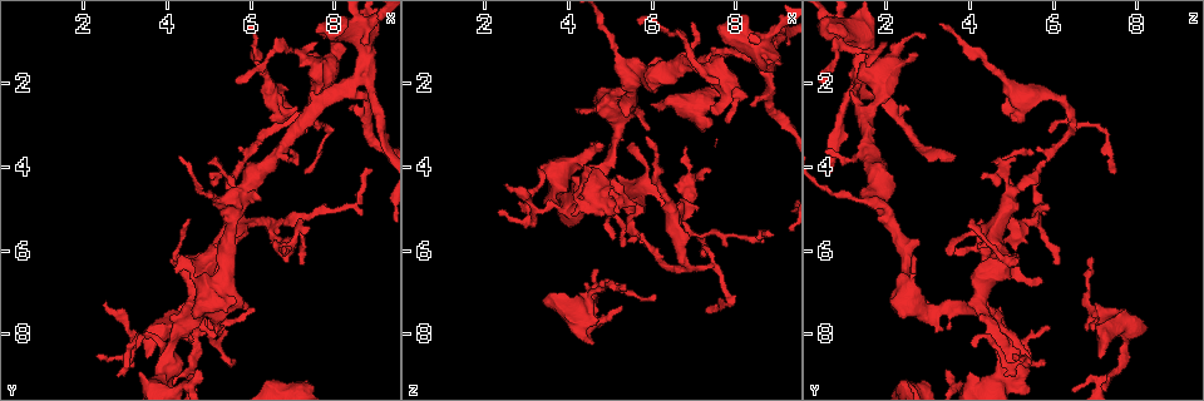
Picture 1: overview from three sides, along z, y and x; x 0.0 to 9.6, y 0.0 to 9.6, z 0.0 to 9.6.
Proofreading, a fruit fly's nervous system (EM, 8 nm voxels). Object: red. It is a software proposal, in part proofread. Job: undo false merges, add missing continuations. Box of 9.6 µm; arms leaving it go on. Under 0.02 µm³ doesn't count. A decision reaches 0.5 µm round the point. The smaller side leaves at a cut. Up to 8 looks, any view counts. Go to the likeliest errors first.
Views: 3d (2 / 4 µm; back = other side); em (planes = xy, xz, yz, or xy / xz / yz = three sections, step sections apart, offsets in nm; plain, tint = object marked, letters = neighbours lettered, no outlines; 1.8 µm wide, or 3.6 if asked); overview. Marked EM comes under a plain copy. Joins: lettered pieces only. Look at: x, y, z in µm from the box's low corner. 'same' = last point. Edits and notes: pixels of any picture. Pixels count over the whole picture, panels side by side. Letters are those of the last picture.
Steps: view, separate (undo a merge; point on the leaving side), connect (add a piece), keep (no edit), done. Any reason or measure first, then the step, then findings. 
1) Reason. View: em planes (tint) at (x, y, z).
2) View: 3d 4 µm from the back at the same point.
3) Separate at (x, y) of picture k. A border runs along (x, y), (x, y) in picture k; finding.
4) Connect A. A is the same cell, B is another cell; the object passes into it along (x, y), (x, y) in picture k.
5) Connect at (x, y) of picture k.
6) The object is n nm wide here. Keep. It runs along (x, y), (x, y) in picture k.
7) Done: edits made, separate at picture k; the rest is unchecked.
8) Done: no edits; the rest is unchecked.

Free end. View: em planes (letters) at (3.50, 8.55, 7.10).

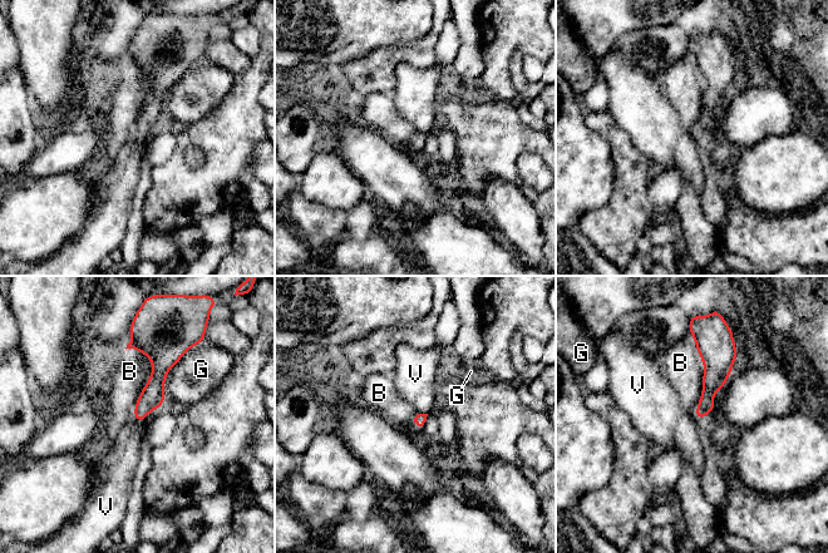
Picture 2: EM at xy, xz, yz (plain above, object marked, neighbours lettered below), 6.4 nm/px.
The longest contact is with B, 460 nm. Keep. B, G and V are other cells; it runs along (141, 341), (157, 379), (139, 418) in picture 2; no lettered piece goes on from it.

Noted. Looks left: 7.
Side arm on a straight run. View: em planes (letters) at (7.35, 2.75, 1.50).

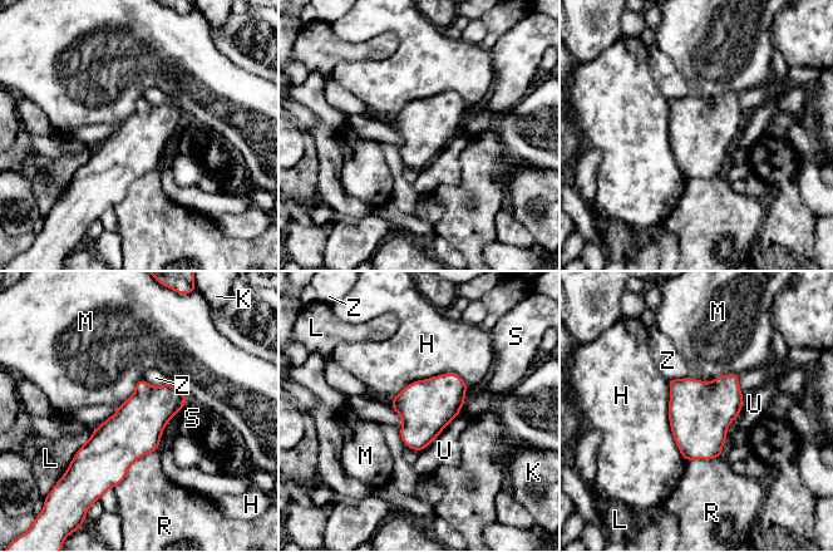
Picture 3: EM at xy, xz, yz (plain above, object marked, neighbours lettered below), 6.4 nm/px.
The longest contact is with H, 550 nm. Keep. H, K, L, M, R, S, U and Z are other cells; a border runs along (739, 374), (709, 383), (688, 376) in picture 3; all the same neuron.

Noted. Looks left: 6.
Abrupt turn. View: 3d 2 µm at (5.65, 4.55, 4.95).

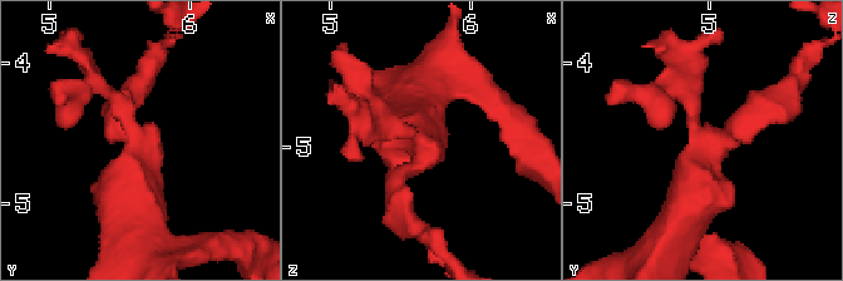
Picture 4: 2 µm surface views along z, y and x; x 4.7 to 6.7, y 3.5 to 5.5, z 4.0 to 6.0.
3 arms meet here. View: em yz step 16 (letters) at (5.62, 4.60, 5.02).

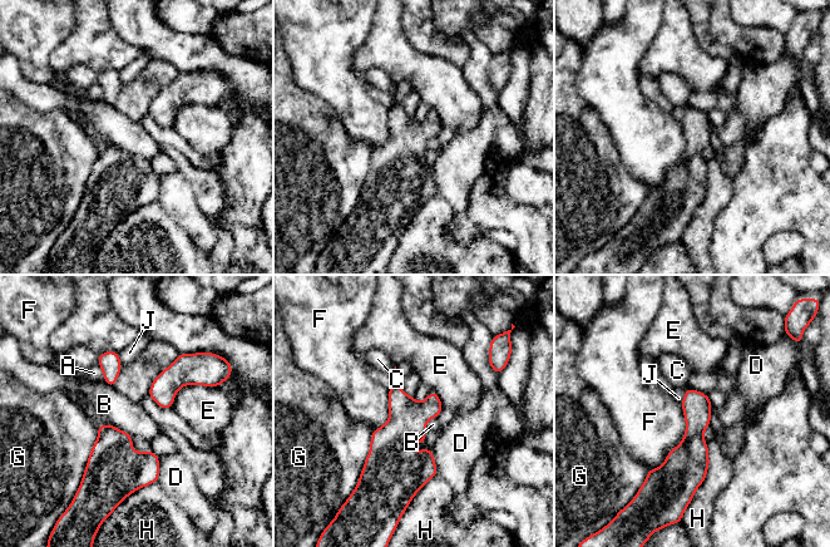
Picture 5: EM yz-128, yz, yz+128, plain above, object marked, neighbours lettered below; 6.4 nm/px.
View: em planes (letters) at the same point.

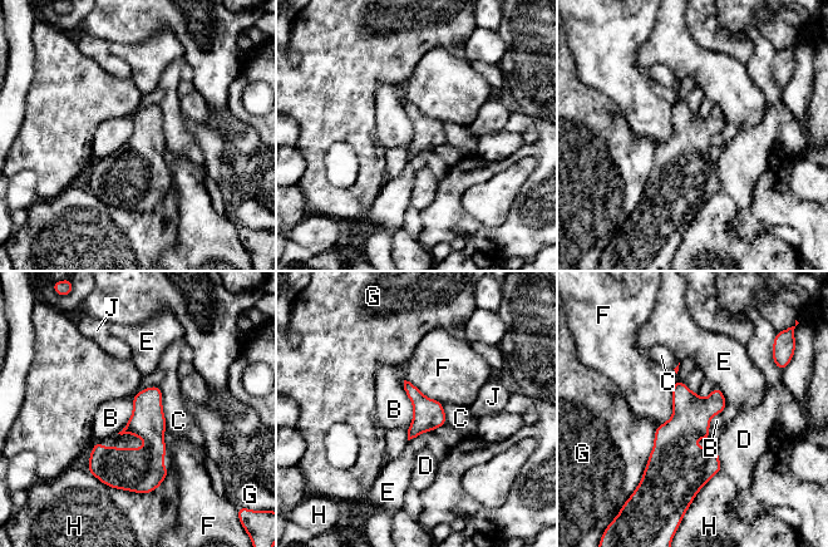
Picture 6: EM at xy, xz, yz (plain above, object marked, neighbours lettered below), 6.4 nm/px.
The object is 190 nm wide here. Keep. B, C, D, E, F, G, H and J are other cells; a border runs along (403, 380), (413, 408), (408, 429) in picture 6; all the same neuron.

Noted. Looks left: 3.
Branch stops here. View: em xz step 8 (tint) at (2.25, 8.55, 5.10).

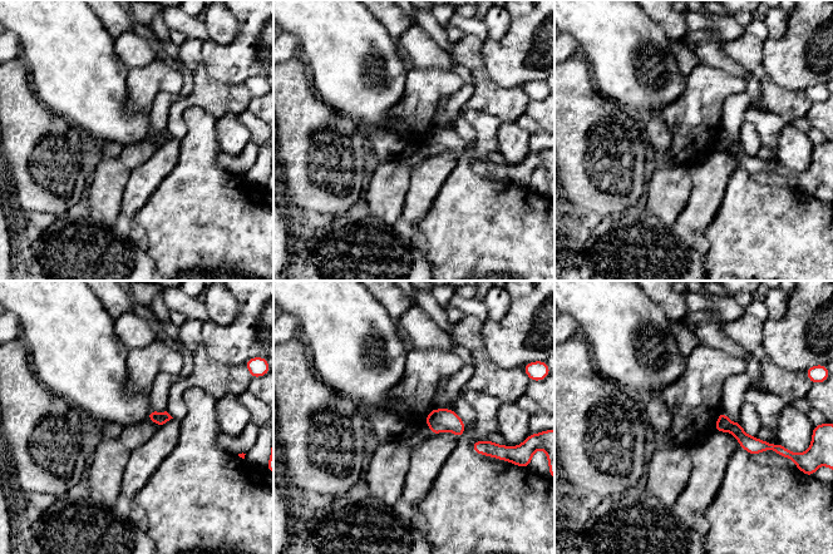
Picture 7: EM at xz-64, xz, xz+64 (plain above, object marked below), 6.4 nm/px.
View: em planes (letters) at the same point.

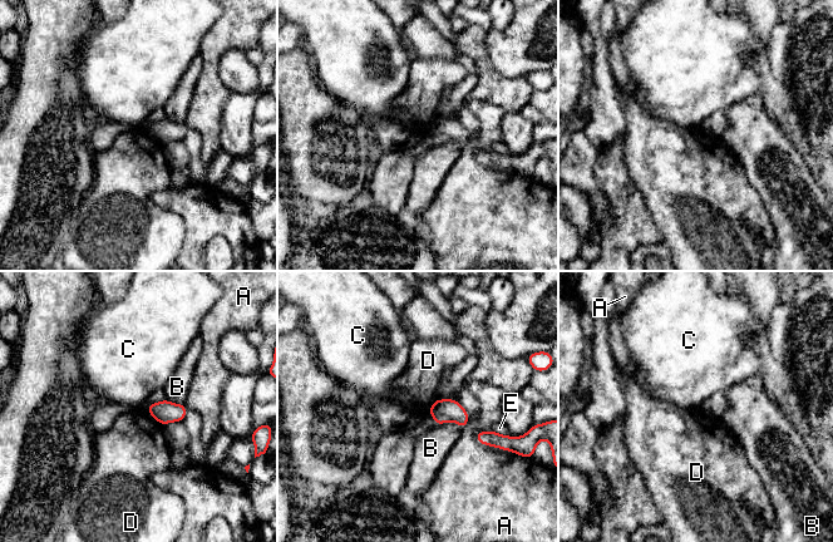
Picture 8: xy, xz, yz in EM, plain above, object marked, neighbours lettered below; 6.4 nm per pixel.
The longest contact is with A, 190 nm. Keep. A, B, C, D and E are other cells; a border runs along (146, 410), (161, 425) in picture 8; none of them fits.

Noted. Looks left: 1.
Done: no edits; the rest is unchecked.

